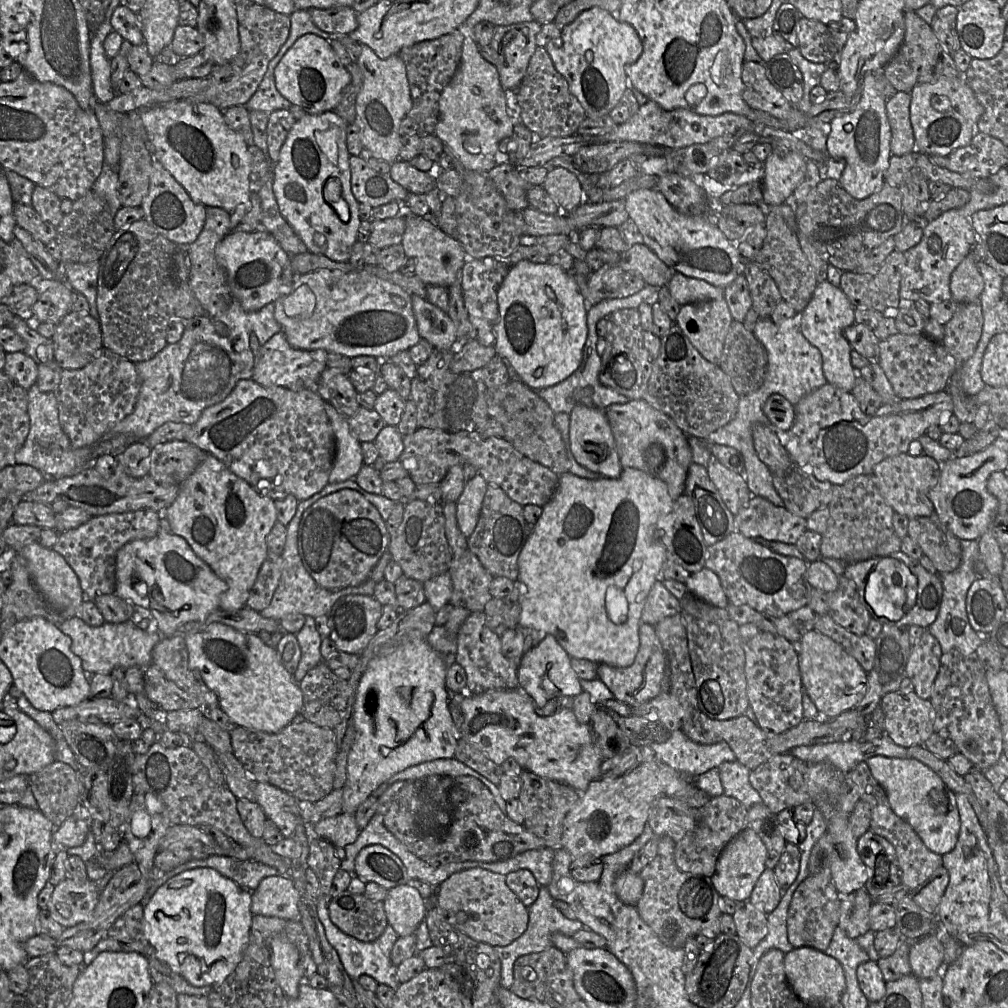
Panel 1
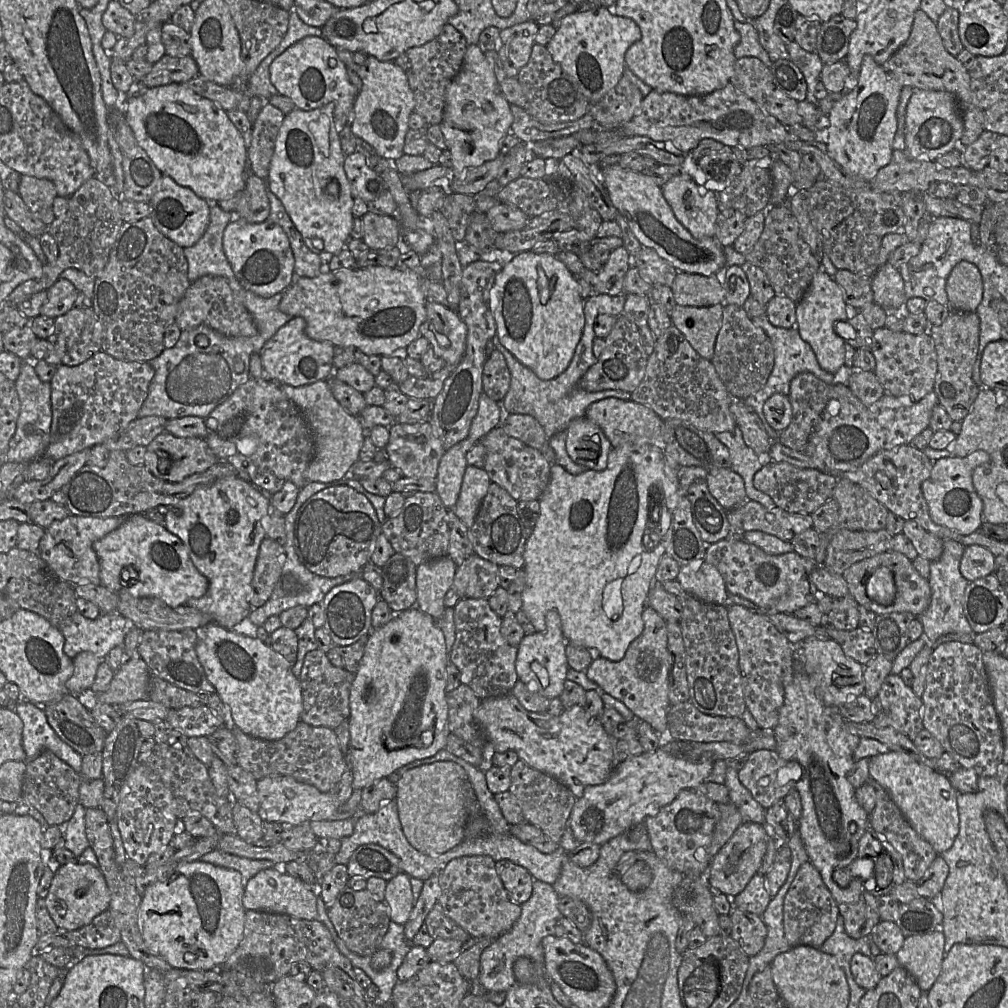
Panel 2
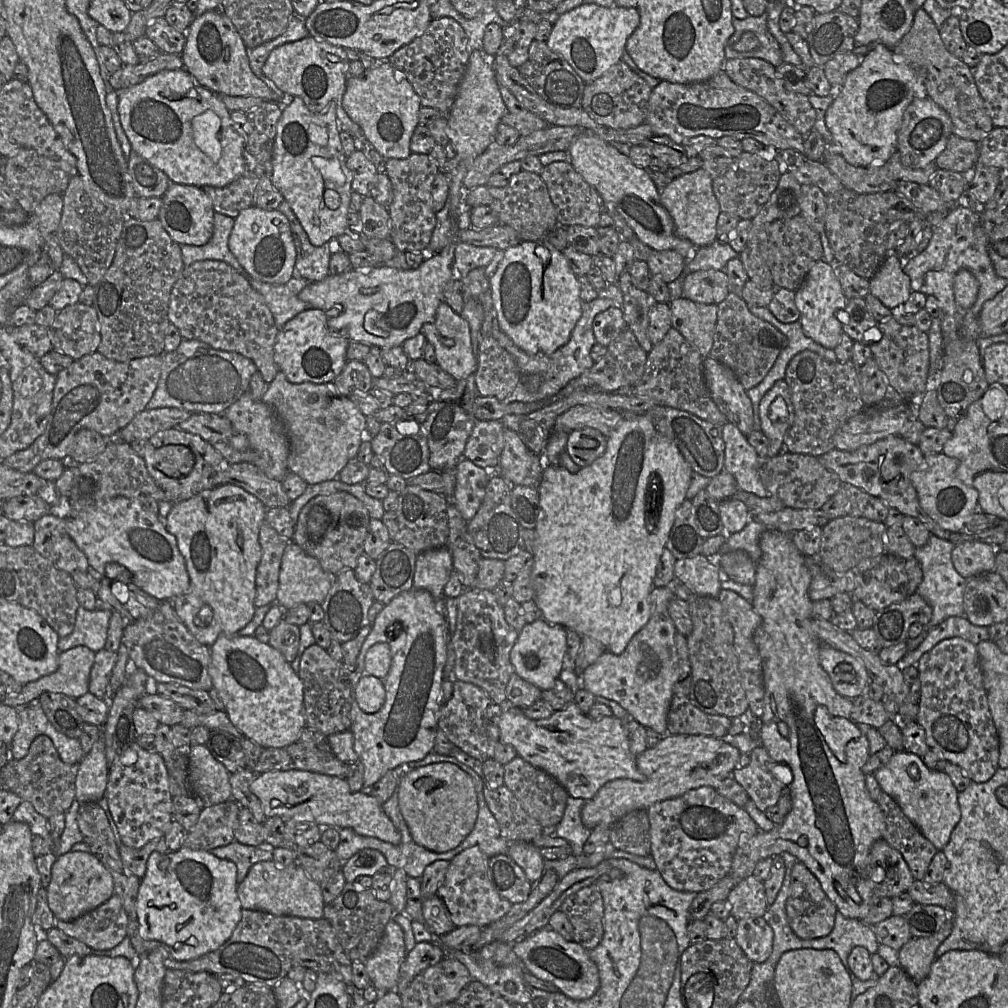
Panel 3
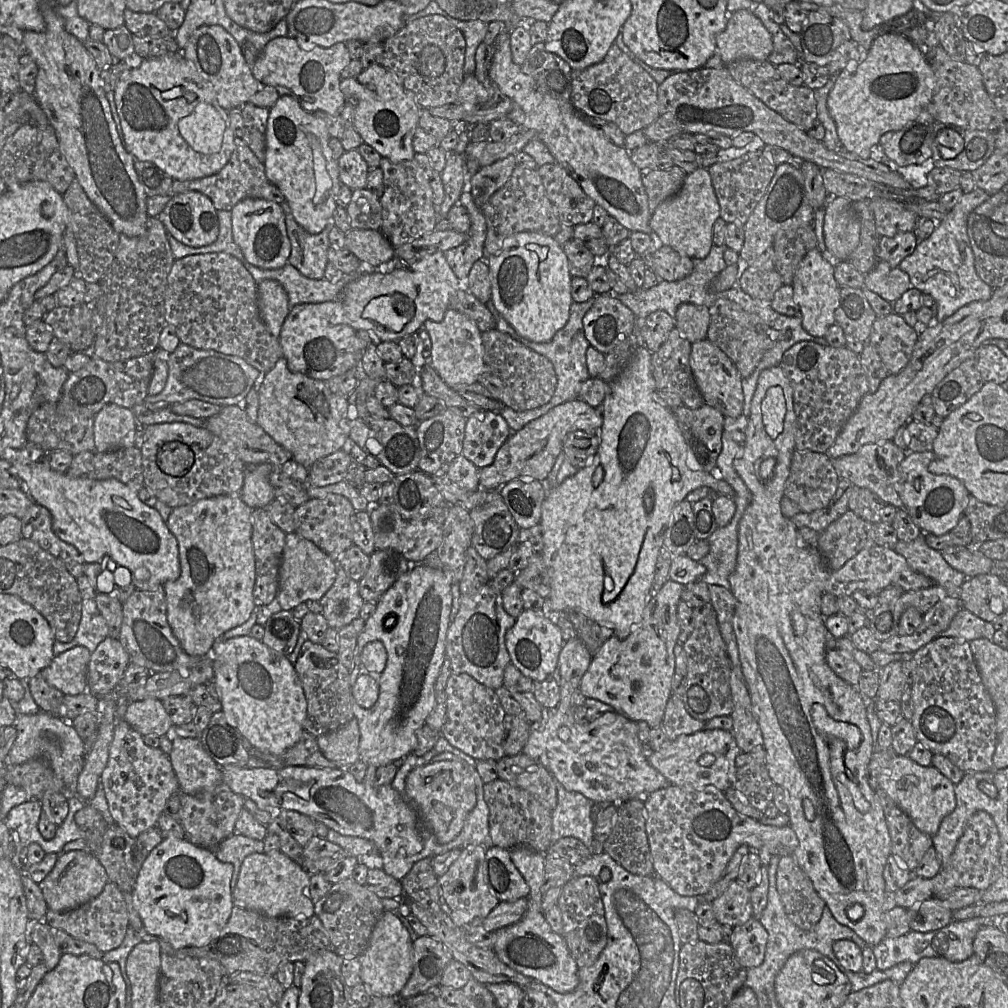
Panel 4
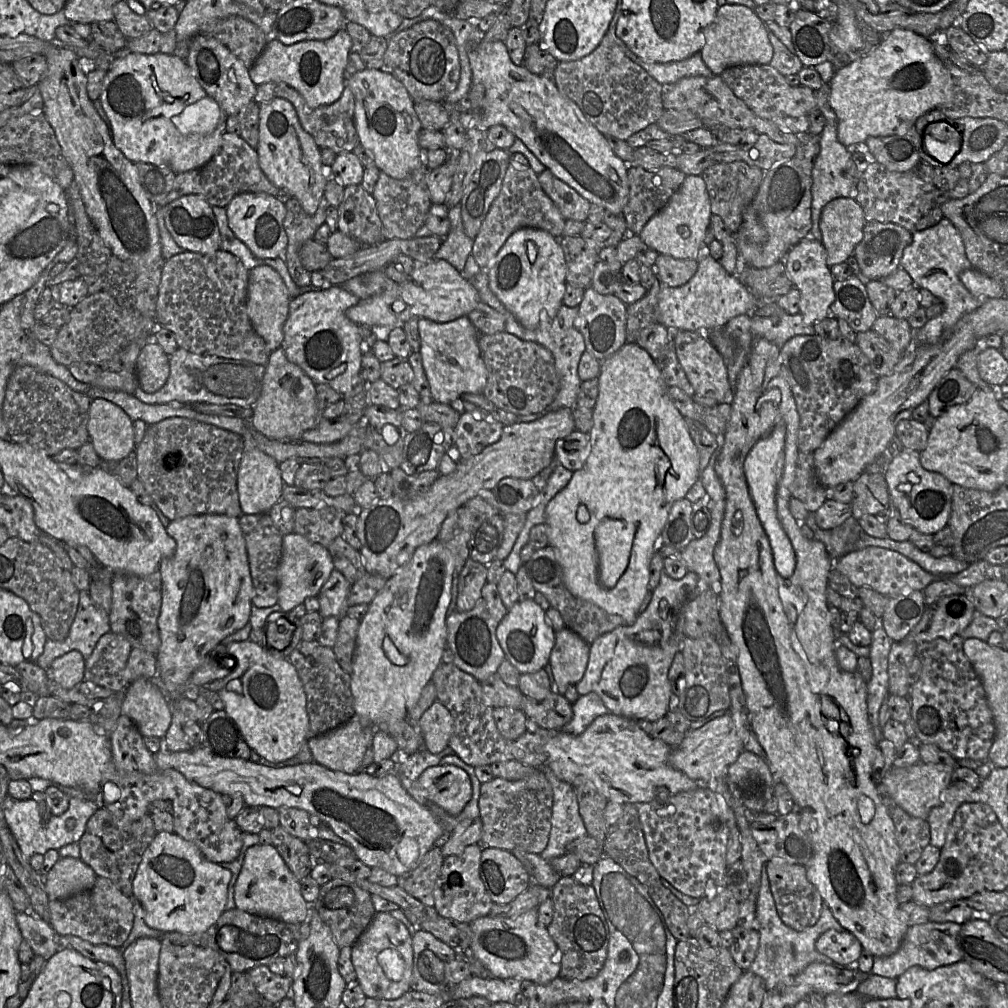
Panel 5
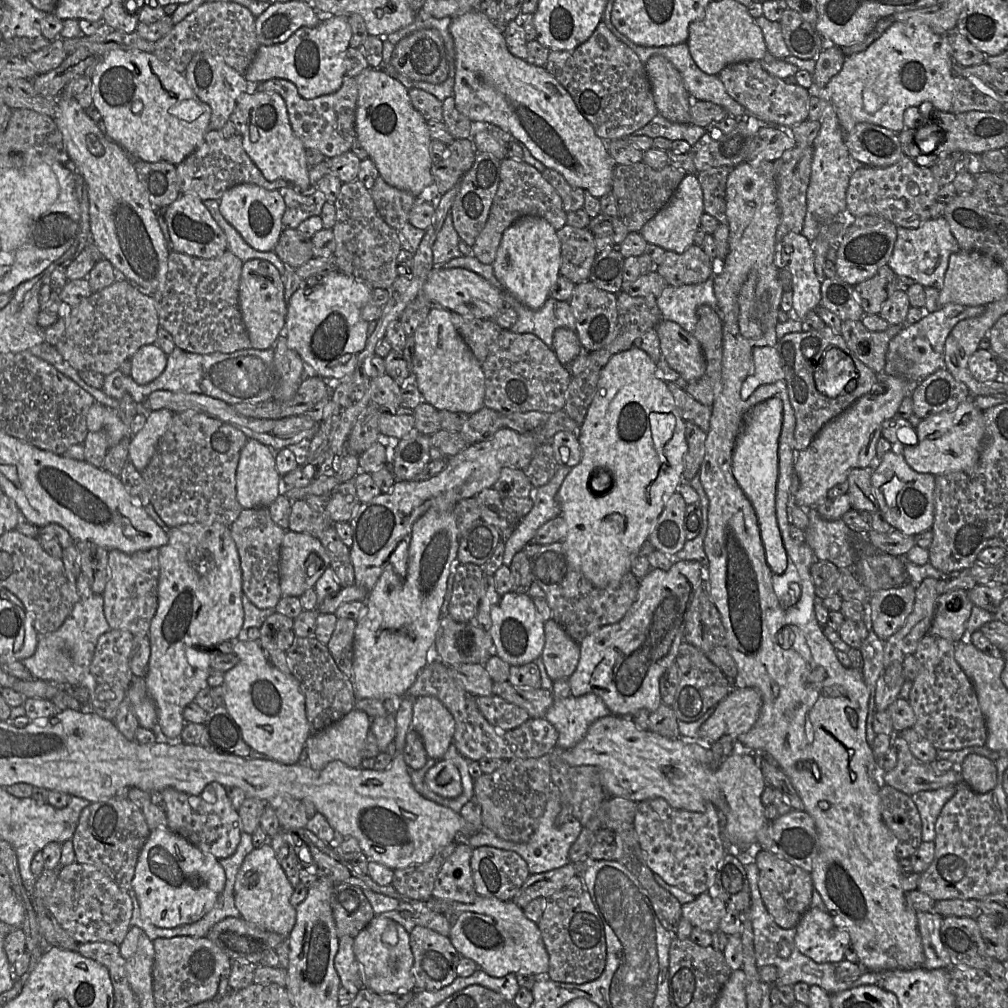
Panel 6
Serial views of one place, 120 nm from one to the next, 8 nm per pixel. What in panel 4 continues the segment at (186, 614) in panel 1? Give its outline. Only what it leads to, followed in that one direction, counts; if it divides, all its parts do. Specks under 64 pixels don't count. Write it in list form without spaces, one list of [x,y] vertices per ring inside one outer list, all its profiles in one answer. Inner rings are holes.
[[[12,460],[11,466],[14,468],[14,475],[24,482],[24,490],[33,501],[50,512],[54,533],[78,550],[82,563],[104,562],[107,568],[109,562],[114,564],[114,568],[124,566],[130,570],[135,588],[143,591],[155,590],[165,582],[174,581],[180,576],[176,537],[170,532],[159,512],[154,507],[144,504],[137,493],[126,484],[114,478],[105,480],[89,477],[72,478],[65,473],[52,470],[43,461],[23,463]]]

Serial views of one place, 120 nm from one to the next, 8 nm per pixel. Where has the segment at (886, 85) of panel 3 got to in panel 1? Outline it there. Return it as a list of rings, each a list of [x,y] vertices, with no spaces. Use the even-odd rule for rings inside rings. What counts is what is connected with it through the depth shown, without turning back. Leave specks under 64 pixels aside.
[[[876,73],[863,78],[862,96],[857,107],[835,116],[829,124],[826,141],[827,158],[844,160],[845,168],[839,173],[842,187],[855,199],[862,200],[879,192],[884,185],[884,174],[891,154],[891,128],[886,113],[887,100],[877,89]]]

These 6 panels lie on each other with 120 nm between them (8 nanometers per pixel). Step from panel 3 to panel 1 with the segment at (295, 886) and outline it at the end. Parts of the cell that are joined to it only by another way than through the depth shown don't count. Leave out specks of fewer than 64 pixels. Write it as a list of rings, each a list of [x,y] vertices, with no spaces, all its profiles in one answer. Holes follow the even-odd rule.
[[[287,875],[269,876],[251,892],[253,915],[299,920],[298,892]]]

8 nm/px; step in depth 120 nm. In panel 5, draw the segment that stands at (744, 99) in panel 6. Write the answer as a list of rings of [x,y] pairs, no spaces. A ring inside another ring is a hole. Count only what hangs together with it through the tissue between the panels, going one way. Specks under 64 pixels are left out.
[[[737,65],[727,68],[720,77],[757,116],[774,123],[784,132],[807,135],[809,115],[817,108],[814,90],[791,86],[785,76],[770,65]]]

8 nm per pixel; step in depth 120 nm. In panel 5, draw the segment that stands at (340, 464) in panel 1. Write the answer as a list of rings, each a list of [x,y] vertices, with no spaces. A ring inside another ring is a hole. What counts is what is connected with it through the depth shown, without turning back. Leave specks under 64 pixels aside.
[[[282,347],[270,353],[260,395],[253,406],[251,424],[268,438],[281,442],[301,441],[303,433],[319,423],[321,411],[316,404],[316,384],[298,365],[290,362]]]

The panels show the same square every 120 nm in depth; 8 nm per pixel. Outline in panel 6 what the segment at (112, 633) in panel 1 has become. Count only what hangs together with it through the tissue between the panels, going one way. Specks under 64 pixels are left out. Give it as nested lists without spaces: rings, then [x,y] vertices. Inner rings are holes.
[[[84,574],[77,577],[76,587],[78,601],[62,626],[54,632],[39,635],[35,653],[21,662],[34,679],[86,687],[92,702],[97,683],[90,665],[100,635],[110,630],[110,627],[104,614],[103,596],[92,591]]]

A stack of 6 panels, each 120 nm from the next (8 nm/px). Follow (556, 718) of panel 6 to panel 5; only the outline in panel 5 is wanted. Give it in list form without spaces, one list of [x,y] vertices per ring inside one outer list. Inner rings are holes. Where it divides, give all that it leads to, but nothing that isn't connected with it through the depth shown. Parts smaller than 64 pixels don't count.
[[[589,692],[572,703],[573,716],[562,727],[562,731],[572,735],[581,734],[591,722],[598,716],[609,713],[600,696],[595,692]]]

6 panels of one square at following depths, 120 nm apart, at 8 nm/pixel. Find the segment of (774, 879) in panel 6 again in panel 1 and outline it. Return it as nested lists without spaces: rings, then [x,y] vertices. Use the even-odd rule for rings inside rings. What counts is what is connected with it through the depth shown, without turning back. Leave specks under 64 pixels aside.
[[[808,875],[795,890],[788,909],[787,936],[793,948],[809,947],[823,952],[829,945],[839,922],[840,900],[832,880],[824,881],[821,876]]]

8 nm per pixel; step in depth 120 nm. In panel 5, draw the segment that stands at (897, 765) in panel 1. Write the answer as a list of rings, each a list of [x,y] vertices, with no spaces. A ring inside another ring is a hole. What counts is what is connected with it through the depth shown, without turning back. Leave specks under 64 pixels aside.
[[[919,761],[905,767],[891,765],[883,776],[883,784],[893,799],[909,815],[927,820],[931,809],[937,805],[941,793],[951,784],[954,768],[945,764],[926,764]]]

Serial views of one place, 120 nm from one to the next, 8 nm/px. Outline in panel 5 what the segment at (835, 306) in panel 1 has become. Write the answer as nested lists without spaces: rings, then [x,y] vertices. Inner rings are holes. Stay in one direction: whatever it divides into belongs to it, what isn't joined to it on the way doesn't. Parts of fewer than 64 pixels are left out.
[[[812,236],[806,237],[793,246],[782,262],[793,283],[800,292],[800,314],[803,322],[812,326],[814,323],[829,317],[830,306],[834,302],[834,280],[826,263],[827,254],[821,242]]]

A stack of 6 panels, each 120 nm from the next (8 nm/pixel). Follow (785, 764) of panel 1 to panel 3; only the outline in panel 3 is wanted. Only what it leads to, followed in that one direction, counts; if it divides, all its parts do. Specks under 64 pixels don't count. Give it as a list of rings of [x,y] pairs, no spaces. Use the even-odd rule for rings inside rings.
[[[758,746],[749,754],[750,763],[746,767],[737,767],[733,778],[745,789],[756,807],[765,812],[769,807],[777,805],[785,784],[779,782],[773,774],[778,765],[765,747]]]

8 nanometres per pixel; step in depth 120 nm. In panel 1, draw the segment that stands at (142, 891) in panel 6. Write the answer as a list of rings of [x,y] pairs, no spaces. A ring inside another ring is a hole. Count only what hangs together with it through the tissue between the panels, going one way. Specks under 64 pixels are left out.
[[[213,868],[183,871],[162,884],[143,908],[144,935],[155,949],[155,956],[194,986],[221,983],[240,962],[248,943],[251,922],[251,892]]]

